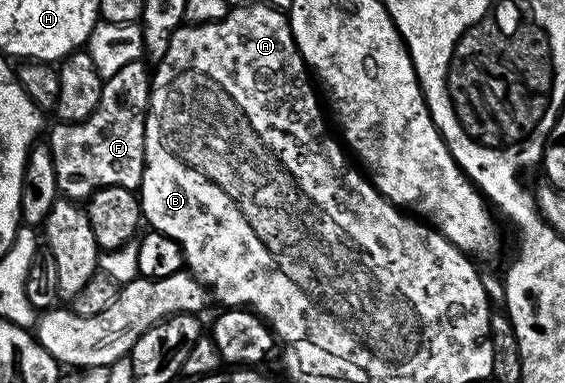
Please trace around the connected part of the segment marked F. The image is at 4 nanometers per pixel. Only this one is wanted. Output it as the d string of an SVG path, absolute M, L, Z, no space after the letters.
M143 60L129 62L129 66L121 66L117 74L106 77L103 81L101 98L97 102L97 110L76 124L55 122L51 128L49 143L53 154L53 170L57 170L57 186L66 199L83 202L92 196L98 188L138 189L143 177L145 162L145 118L147 103L150 102L152 73L147 72Z

